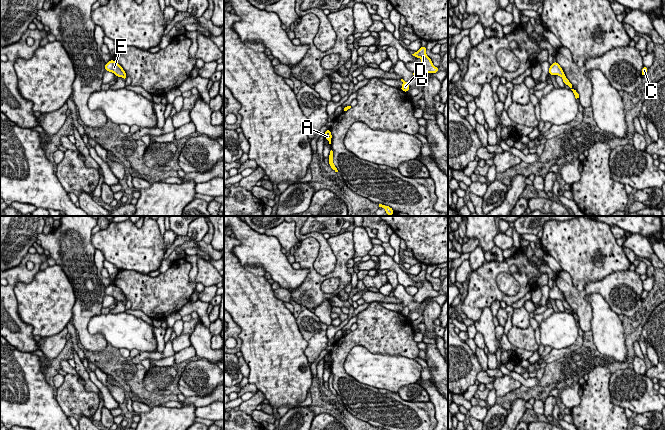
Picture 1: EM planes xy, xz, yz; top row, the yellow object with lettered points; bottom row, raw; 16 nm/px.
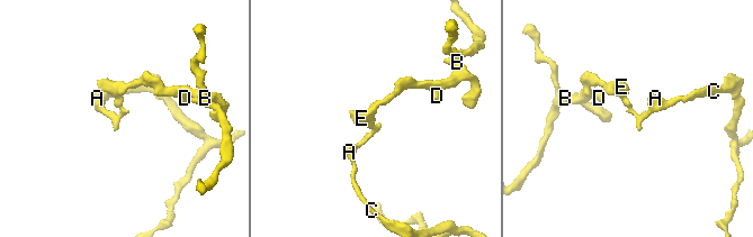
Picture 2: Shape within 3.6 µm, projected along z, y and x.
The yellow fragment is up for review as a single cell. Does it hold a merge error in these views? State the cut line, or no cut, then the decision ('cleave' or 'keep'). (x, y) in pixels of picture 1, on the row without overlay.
xy (125, 299), (123, 301) | cleave

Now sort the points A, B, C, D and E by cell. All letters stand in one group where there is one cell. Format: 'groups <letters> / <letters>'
groups A C / B D E

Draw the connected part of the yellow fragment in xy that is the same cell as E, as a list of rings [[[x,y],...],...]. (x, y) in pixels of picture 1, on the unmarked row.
[[[110,284],[105,288],[105,295],[114,297],[117,301],[125,301],[126,297],[123,292],[114,284]]]

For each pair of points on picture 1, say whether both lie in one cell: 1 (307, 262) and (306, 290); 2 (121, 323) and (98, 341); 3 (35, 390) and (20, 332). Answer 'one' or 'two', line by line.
1: one
2: two
3: two

